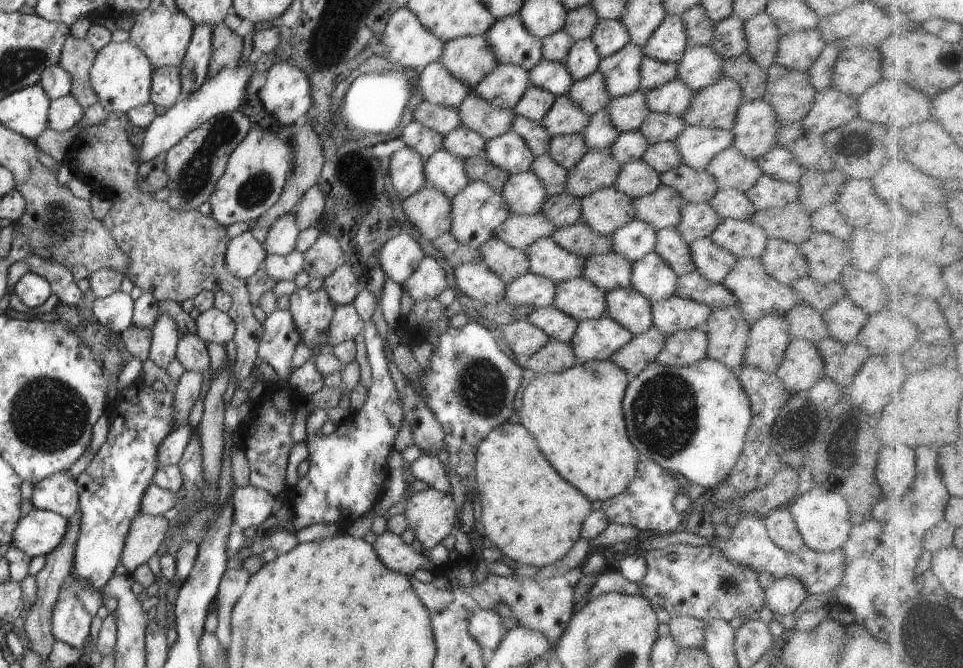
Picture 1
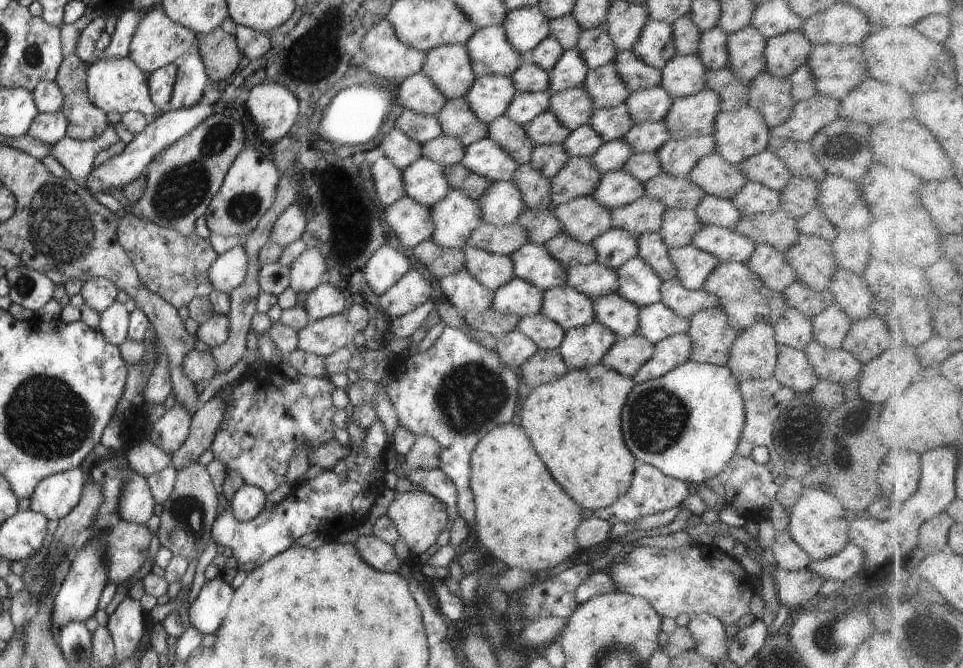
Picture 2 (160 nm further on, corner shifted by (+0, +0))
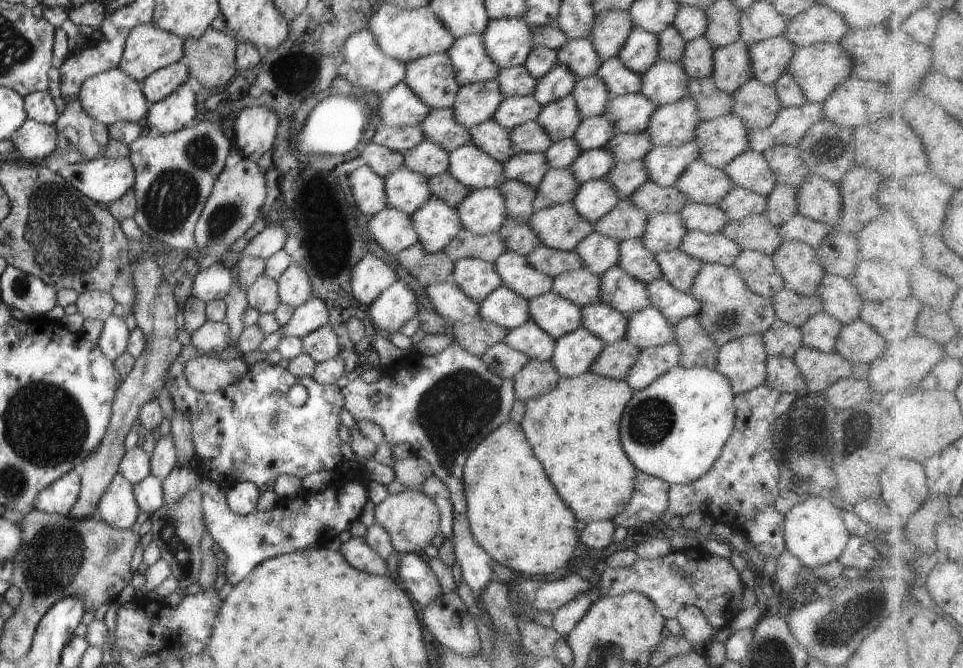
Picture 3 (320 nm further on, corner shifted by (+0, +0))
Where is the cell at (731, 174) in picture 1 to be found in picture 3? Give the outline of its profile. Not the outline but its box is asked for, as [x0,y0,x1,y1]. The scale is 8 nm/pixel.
[672,158,734,205]

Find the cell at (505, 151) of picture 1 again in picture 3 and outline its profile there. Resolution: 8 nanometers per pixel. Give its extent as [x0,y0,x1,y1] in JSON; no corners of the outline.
[447,142,506,191]

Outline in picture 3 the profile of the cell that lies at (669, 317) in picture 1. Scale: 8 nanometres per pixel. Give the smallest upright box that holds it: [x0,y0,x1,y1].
[625,306,674,352]

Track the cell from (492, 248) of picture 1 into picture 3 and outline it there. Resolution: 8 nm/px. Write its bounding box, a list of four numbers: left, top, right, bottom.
[450,257,502,303]

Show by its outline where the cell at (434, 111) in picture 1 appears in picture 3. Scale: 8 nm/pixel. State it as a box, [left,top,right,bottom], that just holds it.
[370,125,424,154]

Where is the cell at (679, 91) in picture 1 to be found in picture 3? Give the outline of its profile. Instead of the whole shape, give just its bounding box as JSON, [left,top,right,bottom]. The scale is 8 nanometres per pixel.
[602,93,658,133]

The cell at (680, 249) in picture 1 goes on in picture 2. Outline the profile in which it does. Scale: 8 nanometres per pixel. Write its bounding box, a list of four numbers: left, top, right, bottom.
[637,233,677,281]

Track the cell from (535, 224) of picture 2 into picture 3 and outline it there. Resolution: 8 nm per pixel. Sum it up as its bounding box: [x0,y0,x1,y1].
[496,218,541,257]

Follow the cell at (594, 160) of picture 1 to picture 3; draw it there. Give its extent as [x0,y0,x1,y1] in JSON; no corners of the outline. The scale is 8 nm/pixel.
[532,169,580,211]

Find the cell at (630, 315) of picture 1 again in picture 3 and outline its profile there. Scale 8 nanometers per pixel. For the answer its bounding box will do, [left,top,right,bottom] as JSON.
[581,302,628,345]

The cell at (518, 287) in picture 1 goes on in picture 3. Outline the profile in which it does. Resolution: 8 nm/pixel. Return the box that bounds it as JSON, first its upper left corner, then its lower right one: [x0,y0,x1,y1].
[478,285,529,331]

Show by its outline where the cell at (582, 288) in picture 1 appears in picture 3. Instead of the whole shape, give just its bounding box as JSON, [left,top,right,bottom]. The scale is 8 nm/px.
[529,291,581,340]

